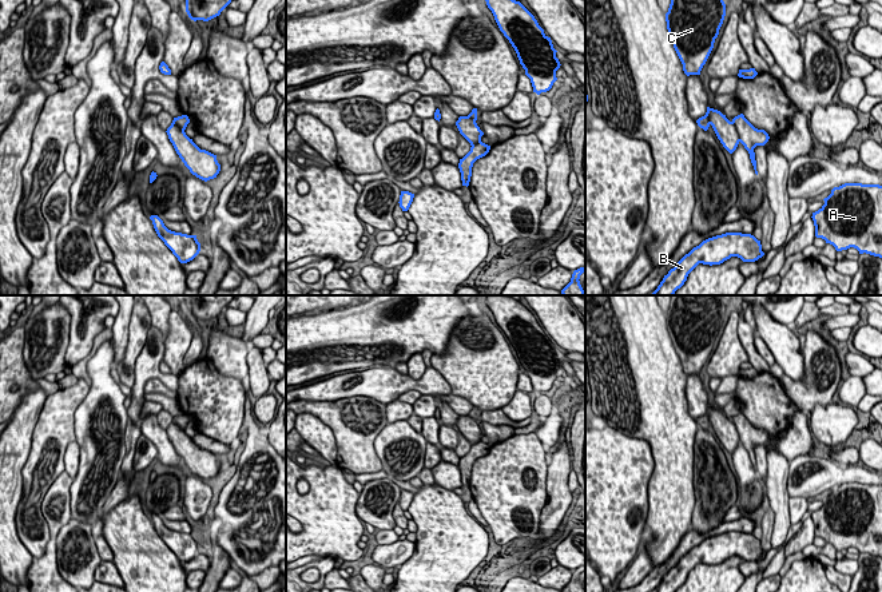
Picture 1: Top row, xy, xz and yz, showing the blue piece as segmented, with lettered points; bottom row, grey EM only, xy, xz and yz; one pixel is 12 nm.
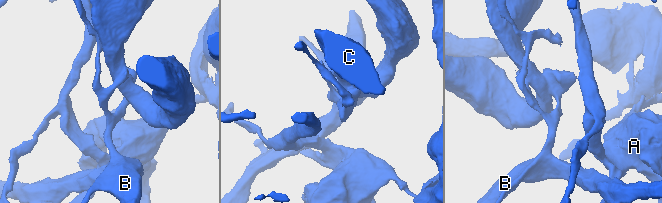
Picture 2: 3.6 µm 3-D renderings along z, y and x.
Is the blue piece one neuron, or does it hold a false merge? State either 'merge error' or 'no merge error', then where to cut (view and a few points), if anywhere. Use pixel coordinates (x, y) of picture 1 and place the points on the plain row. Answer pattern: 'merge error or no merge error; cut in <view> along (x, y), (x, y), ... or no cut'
merge error; cut in yz along (731, 421), (741, 440)

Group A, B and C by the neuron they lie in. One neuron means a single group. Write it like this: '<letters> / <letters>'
A C / B

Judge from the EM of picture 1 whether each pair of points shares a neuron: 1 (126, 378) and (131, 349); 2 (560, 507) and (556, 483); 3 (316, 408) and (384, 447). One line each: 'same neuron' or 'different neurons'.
1: same neuron
2: same neuron
3: different neurons

